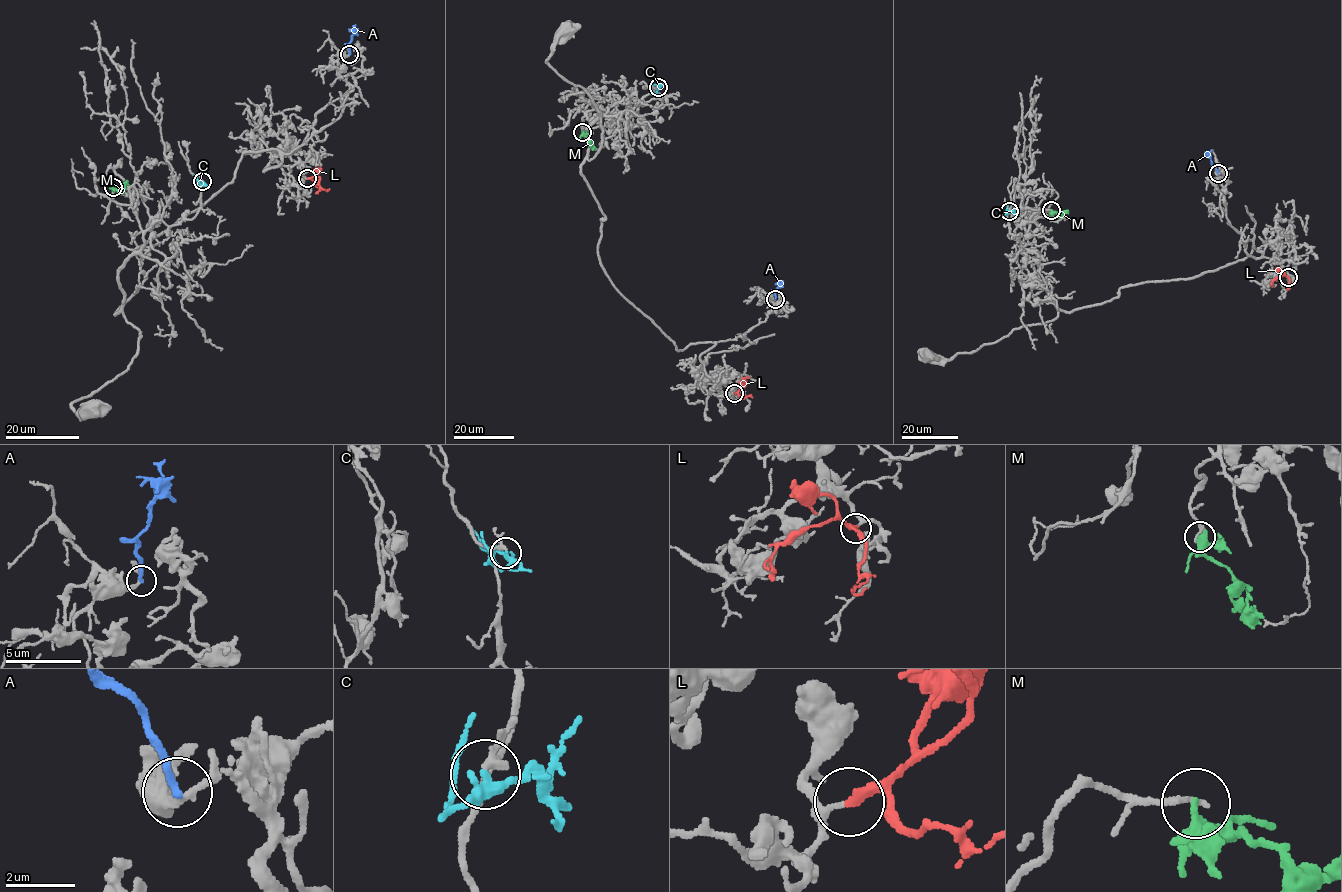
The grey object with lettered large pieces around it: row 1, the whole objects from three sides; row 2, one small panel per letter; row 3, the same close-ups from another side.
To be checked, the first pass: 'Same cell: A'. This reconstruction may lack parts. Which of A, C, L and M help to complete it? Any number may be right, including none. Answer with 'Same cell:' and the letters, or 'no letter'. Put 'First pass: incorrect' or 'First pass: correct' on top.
First pass: incorrect
Same cell: L

